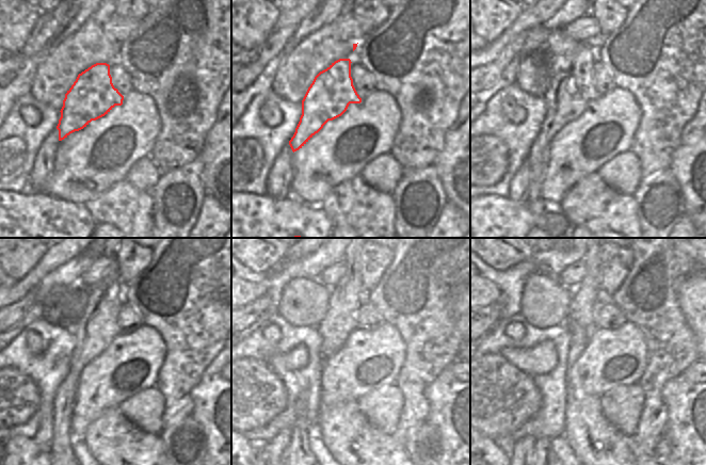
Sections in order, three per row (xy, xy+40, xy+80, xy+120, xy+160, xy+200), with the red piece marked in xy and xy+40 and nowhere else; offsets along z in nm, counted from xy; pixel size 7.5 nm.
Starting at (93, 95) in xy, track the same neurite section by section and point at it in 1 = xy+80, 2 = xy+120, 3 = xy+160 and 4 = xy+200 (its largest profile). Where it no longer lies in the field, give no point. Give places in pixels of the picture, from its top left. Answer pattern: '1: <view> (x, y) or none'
1: xy+80 (566, 98)
2: xy+120 (97, 327)
3: xy+160 (346, 298)
4: xy+200 (586, 299)

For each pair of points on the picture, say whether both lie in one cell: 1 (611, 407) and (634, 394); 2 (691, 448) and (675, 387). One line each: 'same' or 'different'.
1: same
2: same

